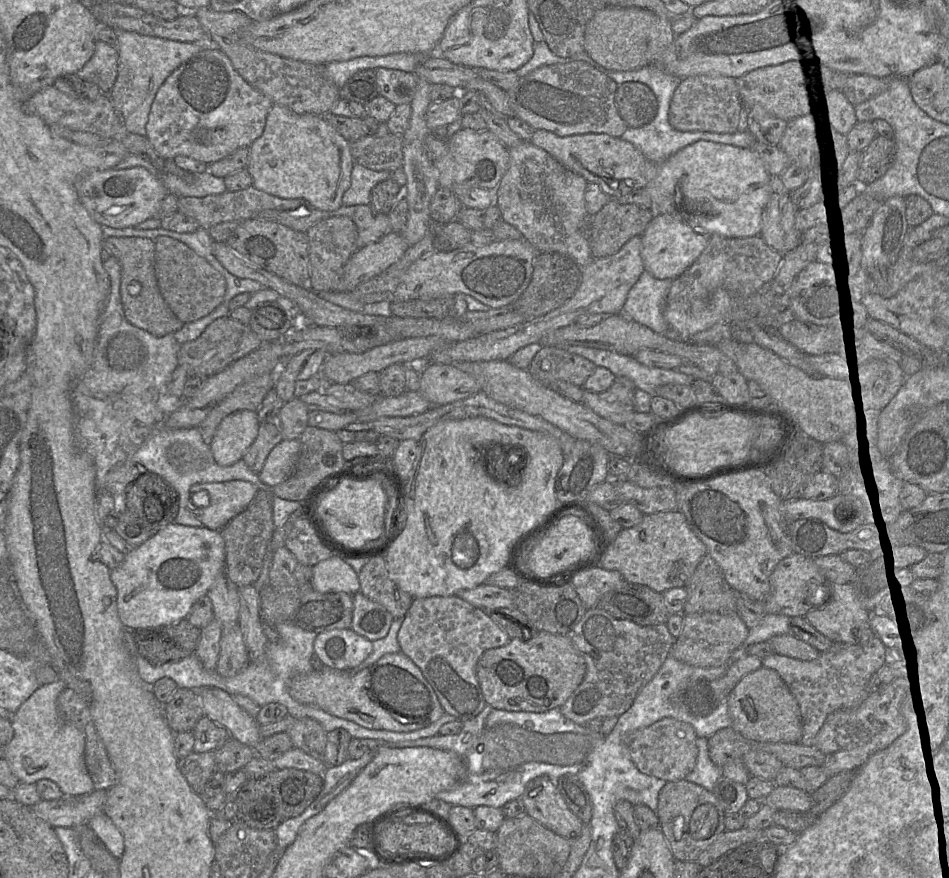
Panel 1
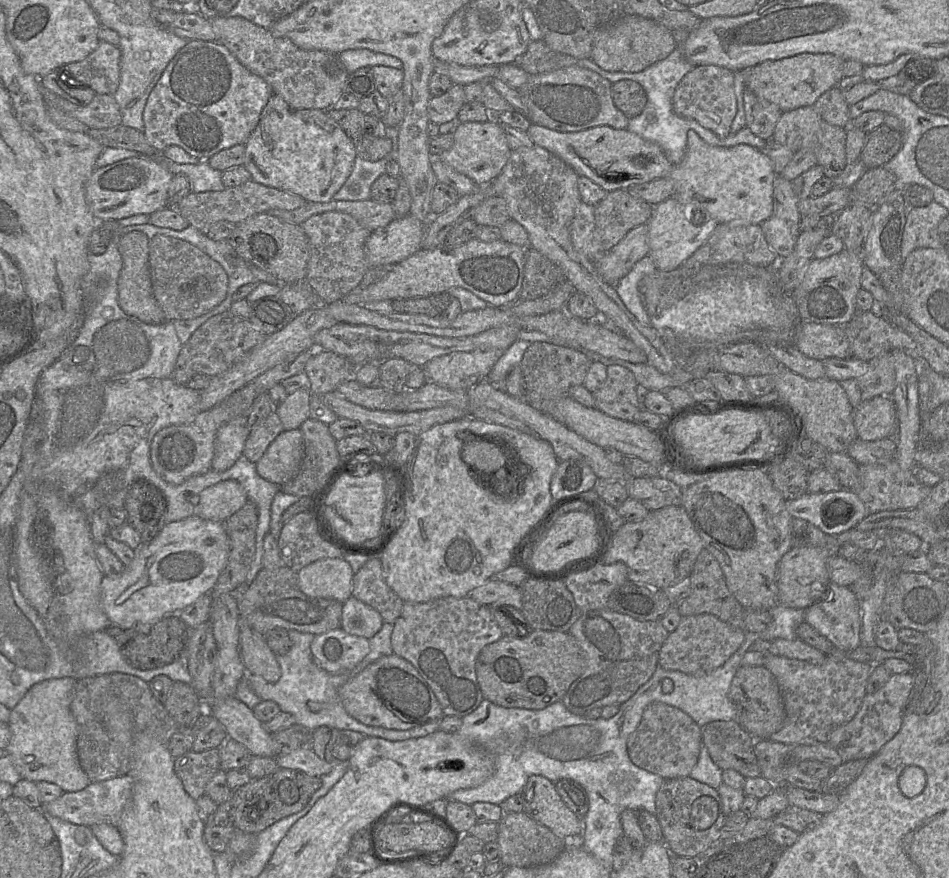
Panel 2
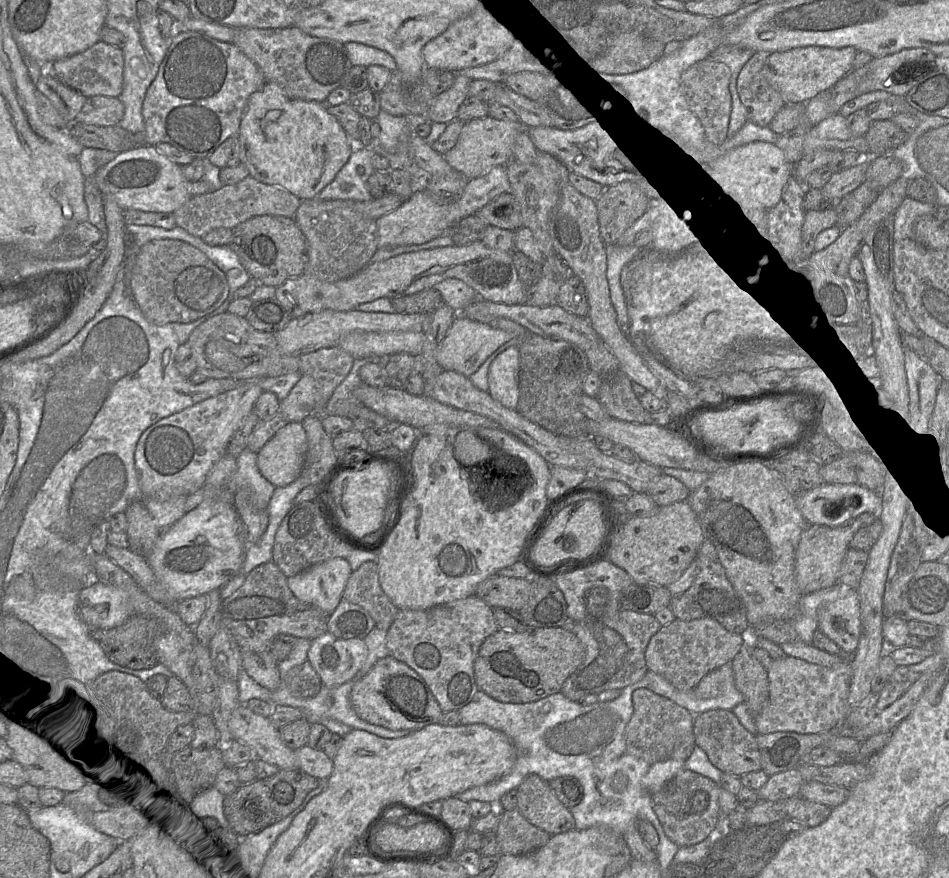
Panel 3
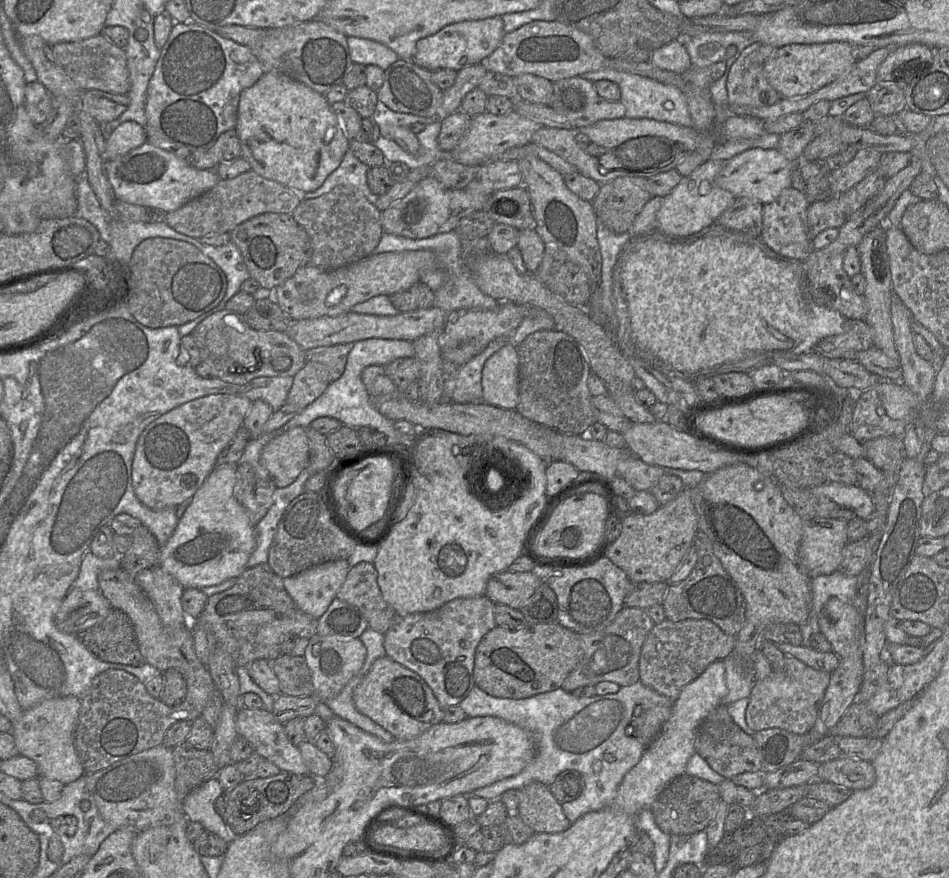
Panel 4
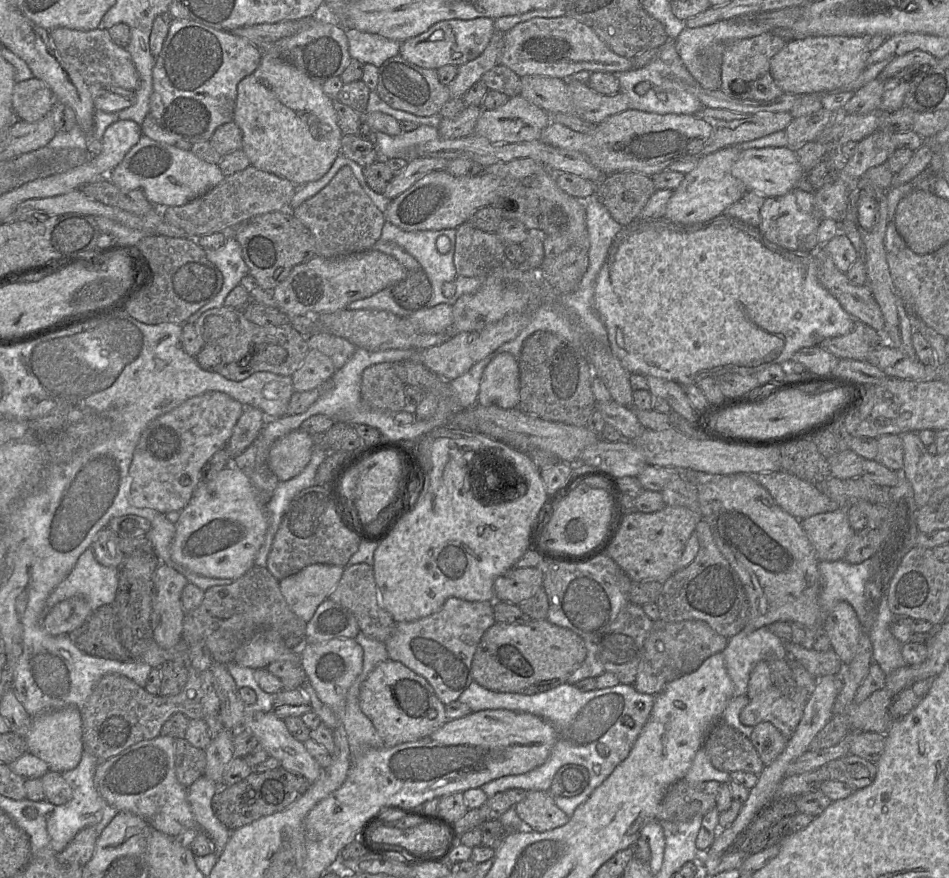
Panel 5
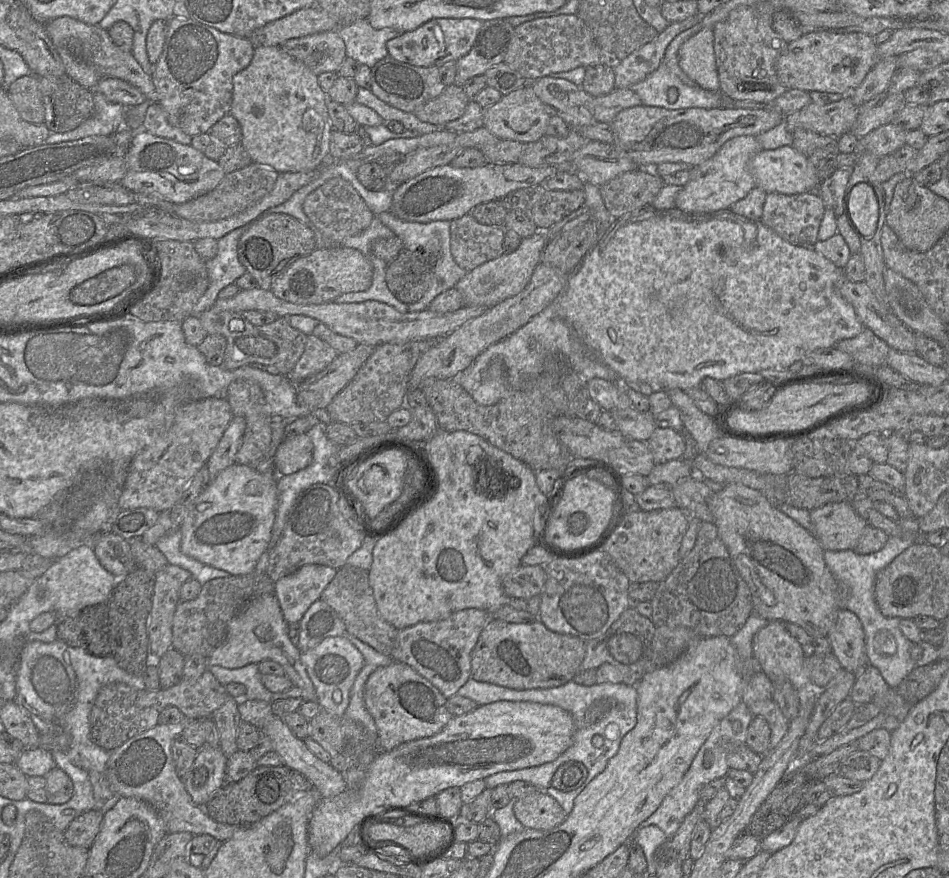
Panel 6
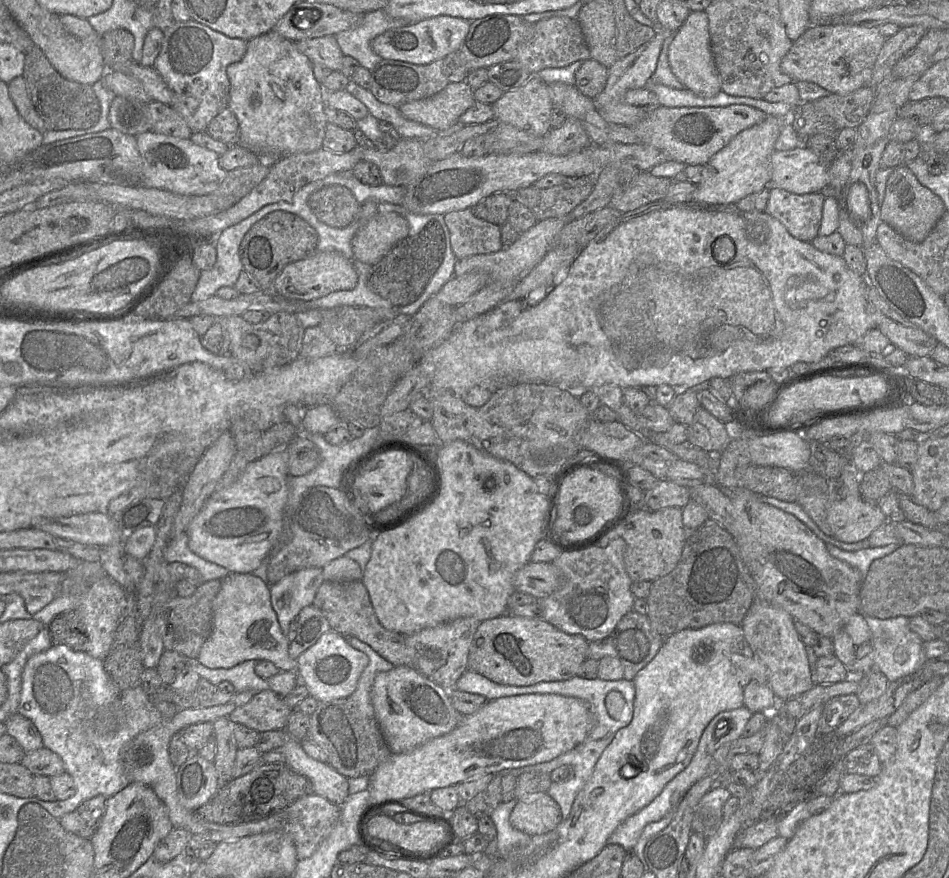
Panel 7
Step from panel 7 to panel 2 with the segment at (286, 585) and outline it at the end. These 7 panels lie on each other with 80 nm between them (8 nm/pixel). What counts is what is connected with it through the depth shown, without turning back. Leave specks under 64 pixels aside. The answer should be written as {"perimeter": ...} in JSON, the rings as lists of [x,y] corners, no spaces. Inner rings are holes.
{"perimeter":[[[323,558],[297,572],[298,587],[307,596],[344,603],[352,596],[353,570],[343,558]]]}

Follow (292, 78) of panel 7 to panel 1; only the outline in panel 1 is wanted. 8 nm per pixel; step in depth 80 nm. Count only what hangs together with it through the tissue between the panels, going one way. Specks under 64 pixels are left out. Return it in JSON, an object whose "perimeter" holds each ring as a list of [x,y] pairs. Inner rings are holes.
{"perimeter":[[[274,104],[270,109],[264,131],[249,147],[247,170],[252,176],[252,185],[268,194],[285,199],[303,199],[312,207],[322,211],[337,210],[343,205],[342,198],[350,187],[354,166],[347,141],[321,115],[297,114],[292,110]]]}

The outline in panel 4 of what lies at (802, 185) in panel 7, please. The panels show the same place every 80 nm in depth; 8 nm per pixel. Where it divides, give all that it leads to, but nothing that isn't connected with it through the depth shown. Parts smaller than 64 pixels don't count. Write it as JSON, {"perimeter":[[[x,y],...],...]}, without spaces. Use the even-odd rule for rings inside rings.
{"perimeter":[[[750,148],[725,162],[716,177],[716,183],[736,198],[747,197],[768,204],[775,201],[784,189],[792,186],[794,167],[795,163],[788,160],[779,149]]]}

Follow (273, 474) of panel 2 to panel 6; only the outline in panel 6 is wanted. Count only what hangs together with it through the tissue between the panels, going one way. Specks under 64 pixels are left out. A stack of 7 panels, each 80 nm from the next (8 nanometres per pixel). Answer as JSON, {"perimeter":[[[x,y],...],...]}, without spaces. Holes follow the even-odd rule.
{"perimeter":[[[305,433],[287,439],[277,448],[273,462],[278,476],[303,470],[313,460],[313,443]]]}

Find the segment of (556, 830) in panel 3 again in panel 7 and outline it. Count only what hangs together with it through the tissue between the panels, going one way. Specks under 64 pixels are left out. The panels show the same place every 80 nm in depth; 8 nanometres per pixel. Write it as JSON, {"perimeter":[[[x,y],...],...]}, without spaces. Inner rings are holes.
{"perimeter":[[[546,792],[518,799],[509,816],[510,824],[530,836],[545,834],[562,822],[558,803]]]}

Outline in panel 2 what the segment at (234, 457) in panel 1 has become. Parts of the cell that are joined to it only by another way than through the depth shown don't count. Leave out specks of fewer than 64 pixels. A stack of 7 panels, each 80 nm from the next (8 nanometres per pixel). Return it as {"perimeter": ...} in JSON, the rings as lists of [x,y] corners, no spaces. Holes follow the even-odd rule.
{"perimeter":[[[247,414],[223,424],[215,438],[212,469],[221,472],[231,468],[243,454],[249,434]]]}

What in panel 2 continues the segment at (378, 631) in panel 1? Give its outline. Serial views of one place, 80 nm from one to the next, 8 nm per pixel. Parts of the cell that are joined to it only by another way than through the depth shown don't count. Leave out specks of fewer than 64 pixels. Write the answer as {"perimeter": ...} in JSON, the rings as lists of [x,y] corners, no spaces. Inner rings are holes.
{"perimeter":[[[350,596],[343,603],[340,628],[346,633],[370,639],[383,624],[378,611],[355,597]]]}

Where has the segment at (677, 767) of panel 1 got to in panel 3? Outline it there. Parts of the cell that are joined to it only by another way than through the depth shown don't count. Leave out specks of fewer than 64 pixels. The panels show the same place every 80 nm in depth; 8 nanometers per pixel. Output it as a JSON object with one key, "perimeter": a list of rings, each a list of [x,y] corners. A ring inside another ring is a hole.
{"perimeter":[[[641,688],[633,692],[633,714],[625,729],[627,753],[646,761],[649,765],[670,758],[686,760],[695,745],[695,715],[673,701]]]}

